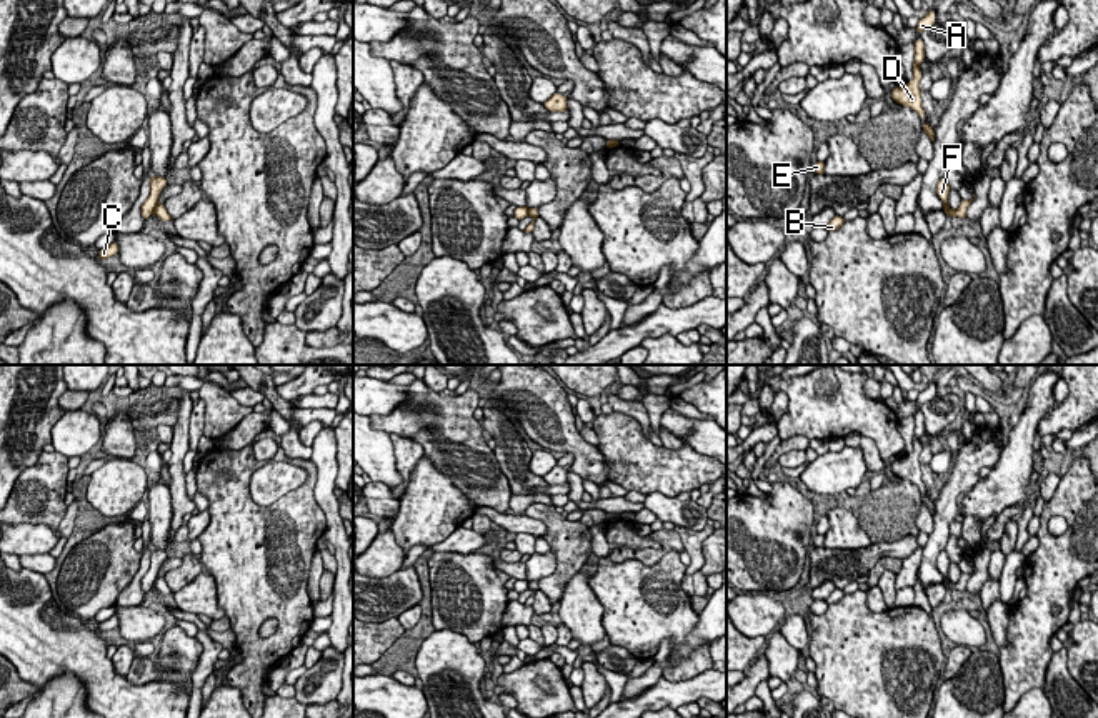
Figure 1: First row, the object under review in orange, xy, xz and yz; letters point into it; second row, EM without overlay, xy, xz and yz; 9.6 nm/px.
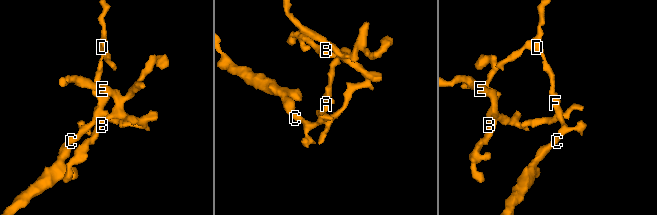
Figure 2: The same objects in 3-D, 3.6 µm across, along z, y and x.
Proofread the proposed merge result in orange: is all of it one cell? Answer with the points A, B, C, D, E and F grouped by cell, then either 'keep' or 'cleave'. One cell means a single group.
groups A C D F / B E; cleave

